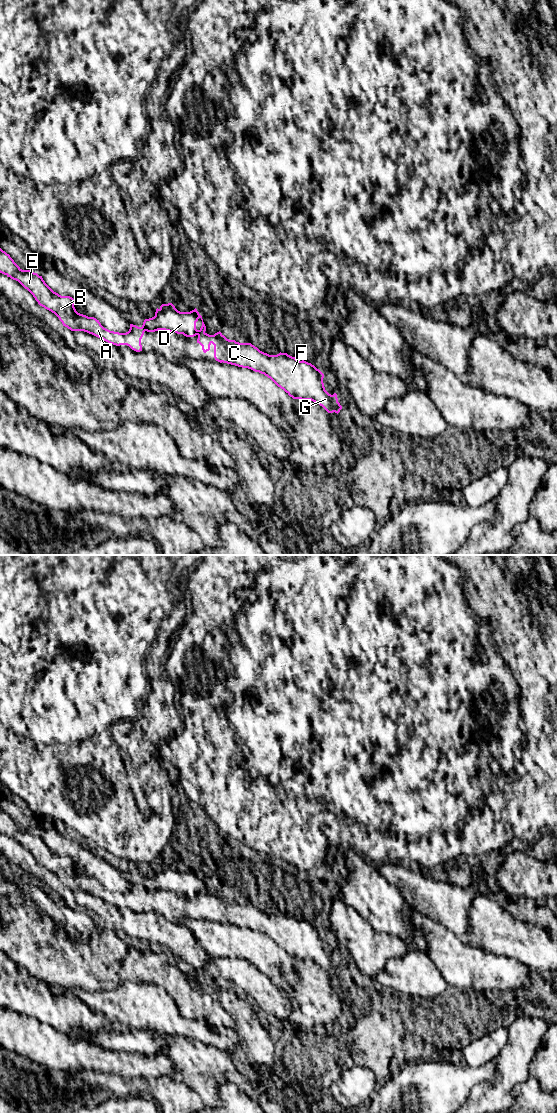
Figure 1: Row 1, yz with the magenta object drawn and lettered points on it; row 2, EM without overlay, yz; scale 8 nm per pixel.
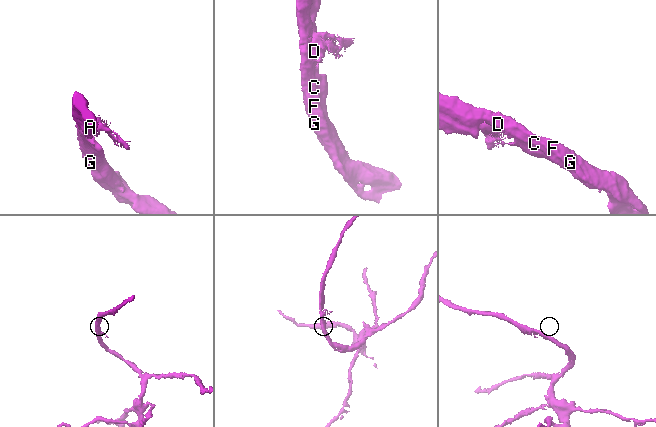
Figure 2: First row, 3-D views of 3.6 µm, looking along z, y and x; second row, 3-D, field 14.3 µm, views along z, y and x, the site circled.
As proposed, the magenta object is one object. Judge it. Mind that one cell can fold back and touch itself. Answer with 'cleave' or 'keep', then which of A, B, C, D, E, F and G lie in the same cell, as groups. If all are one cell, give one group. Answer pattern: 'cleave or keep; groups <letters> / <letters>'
cleave; groups A B C E F G / D

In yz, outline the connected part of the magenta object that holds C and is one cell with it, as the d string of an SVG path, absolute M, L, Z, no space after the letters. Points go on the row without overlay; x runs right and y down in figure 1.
M220 891L214 895L205 892L198 894L197 903L202 906L204 913L214 905L214 918L220 923L227 923L242 928L248 928L255 932L264 934L270 938L278 947L283 949L293 959L311 960L322 966L328 973L339 973L342 966L338 962L337 954L329 954L324 947L324 934L311 923L304 920L299 921L287 913L269 915L260 911L251 903L239 903L227 899Z

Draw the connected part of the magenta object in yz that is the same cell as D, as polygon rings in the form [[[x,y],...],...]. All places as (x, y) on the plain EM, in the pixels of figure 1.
[[[172,863],[157,868],[154,877],[144,880],[142,888],[147,892],[165,890],[186,897],[194,897],[206,891],[202,876],[196,868],[190,872],[180,872]]]

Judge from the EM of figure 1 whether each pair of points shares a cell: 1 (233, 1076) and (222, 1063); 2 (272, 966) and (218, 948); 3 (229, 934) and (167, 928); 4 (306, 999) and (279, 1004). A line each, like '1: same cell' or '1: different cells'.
1: same cell
2: same cell
3: different cells
4: different cells

